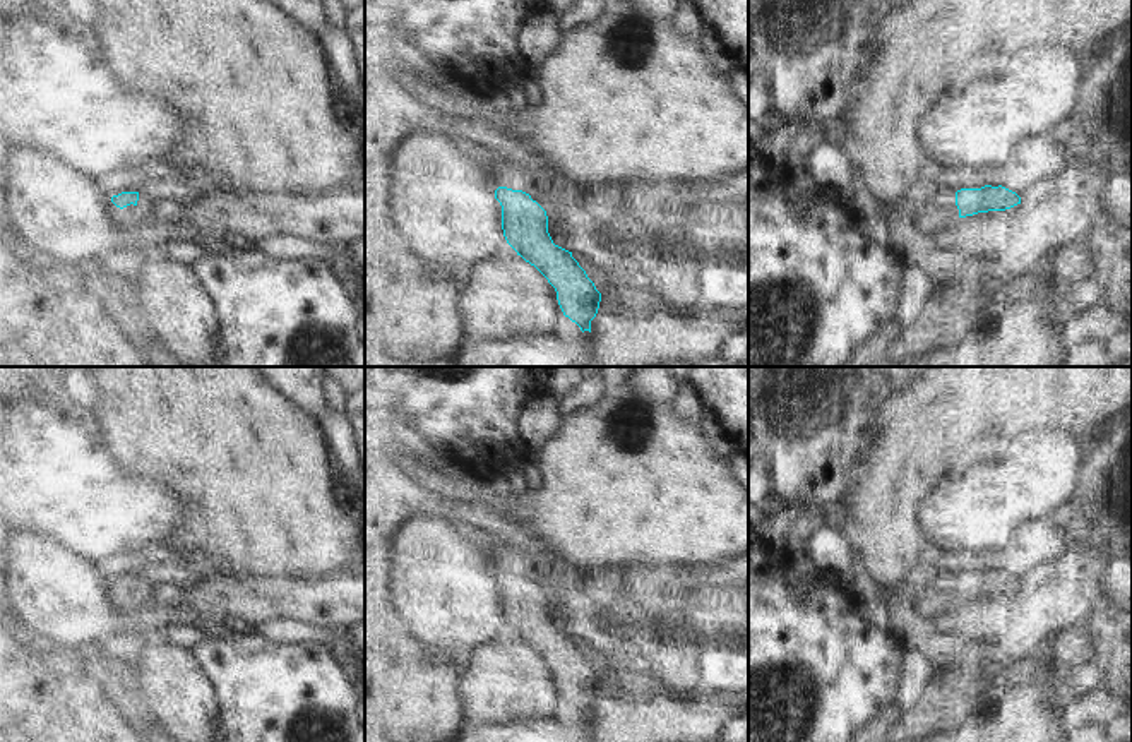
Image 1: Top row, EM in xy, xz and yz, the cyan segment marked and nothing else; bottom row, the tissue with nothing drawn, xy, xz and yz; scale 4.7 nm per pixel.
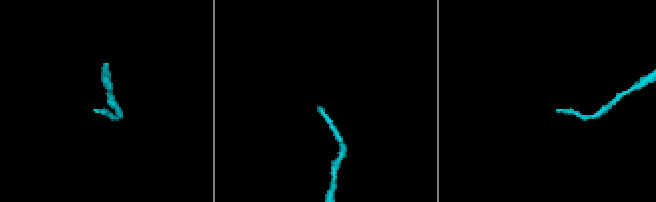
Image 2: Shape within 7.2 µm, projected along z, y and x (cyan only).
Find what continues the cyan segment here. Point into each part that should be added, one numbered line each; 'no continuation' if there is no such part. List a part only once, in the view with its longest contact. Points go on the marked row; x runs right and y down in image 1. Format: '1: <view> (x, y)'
1: xz (512, 177).

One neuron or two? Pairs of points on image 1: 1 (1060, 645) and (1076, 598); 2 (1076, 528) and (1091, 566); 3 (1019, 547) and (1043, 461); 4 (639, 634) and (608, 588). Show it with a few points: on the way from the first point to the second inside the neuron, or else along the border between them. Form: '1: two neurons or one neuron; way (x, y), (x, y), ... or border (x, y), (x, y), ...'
1: two neurons; border (1088, 614), (1076, 622), (1050, 629), (1035, 648)
2: two neurons; border (1069, 538), (1091, 540), (1103, 545), (1112, 556)
3: two neurons; border (1040, 516), (1023, 521), (1002, 549)
4: two neurons; border (601, 610), (637, 602), (655, 624)

